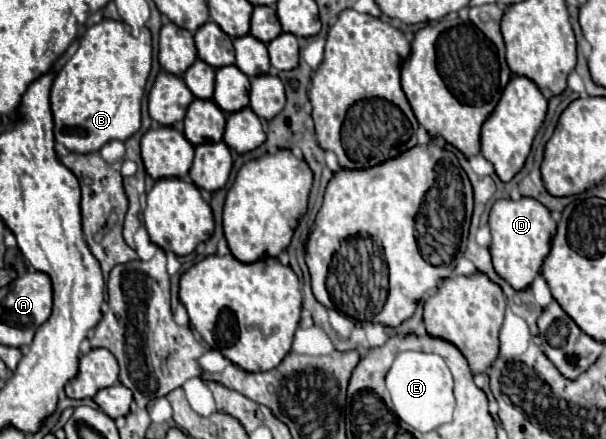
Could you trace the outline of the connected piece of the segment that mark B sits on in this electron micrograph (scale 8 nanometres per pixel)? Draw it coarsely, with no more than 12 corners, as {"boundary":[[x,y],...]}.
{"boundary":[[91,25],[51,87],[73,153],[141,127],[151,33]]}

